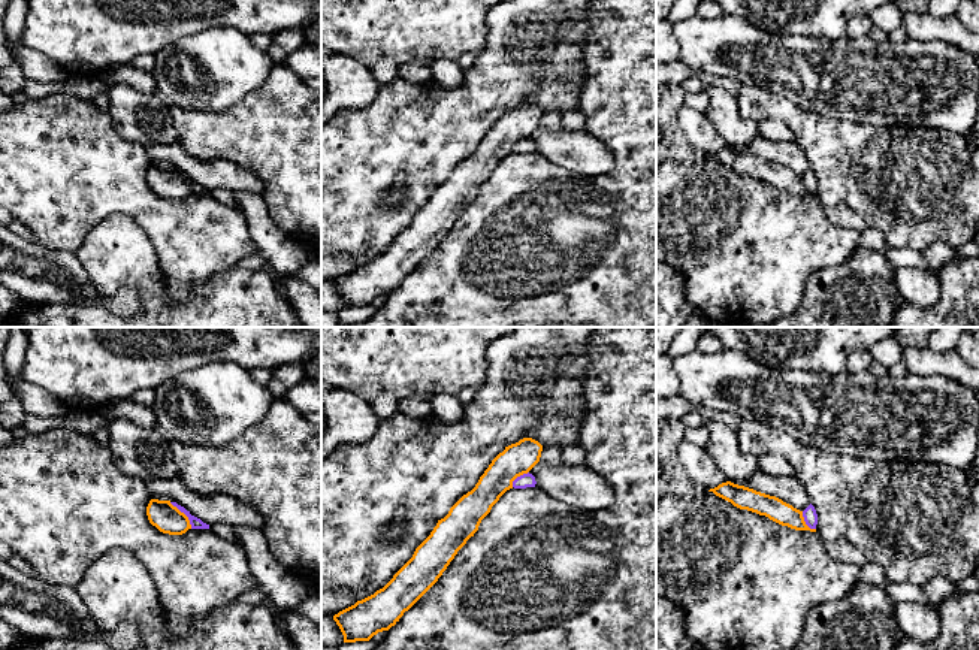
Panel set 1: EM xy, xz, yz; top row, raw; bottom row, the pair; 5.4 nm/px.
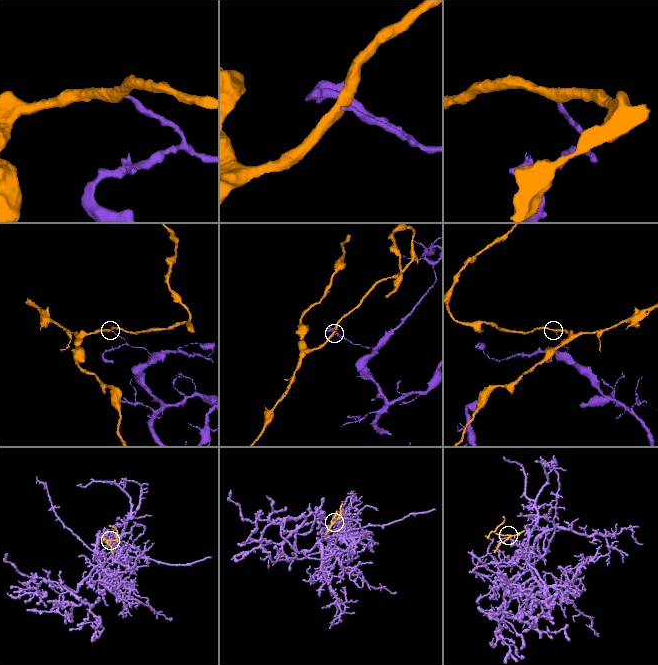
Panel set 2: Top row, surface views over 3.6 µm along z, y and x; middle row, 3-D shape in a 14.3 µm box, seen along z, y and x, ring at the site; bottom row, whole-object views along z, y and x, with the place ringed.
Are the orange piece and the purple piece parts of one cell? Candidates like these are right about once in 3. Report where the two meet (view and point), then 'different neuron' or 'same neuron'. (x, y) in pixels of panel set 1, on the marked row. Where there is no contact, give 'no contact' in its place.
contact xy (184, 514); different neuron

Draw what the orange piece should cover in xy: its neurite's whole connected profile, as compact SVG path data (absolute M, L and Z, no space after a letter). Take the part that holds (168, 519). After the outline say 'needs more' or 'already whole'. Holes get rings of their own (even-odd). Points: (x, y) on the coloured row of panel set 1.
M151 499L146 516L152 526L169 535L182 535L191 529L188 517L181 513L170 501Z | already whole

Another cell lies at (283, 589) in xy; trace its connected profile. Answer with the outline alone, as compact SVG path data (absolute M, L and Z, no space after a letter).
M235 526L250 569L266 602L277 610L291 611L312 593L306 581L284 568L271 553L265 532L253 527Z

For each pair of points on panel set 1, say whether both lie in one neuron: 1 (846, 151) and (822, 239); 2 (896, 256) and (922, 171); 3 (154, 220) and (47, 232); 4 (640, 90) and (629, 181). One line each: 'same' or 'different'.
1: different
2: different
3: same
4: same

